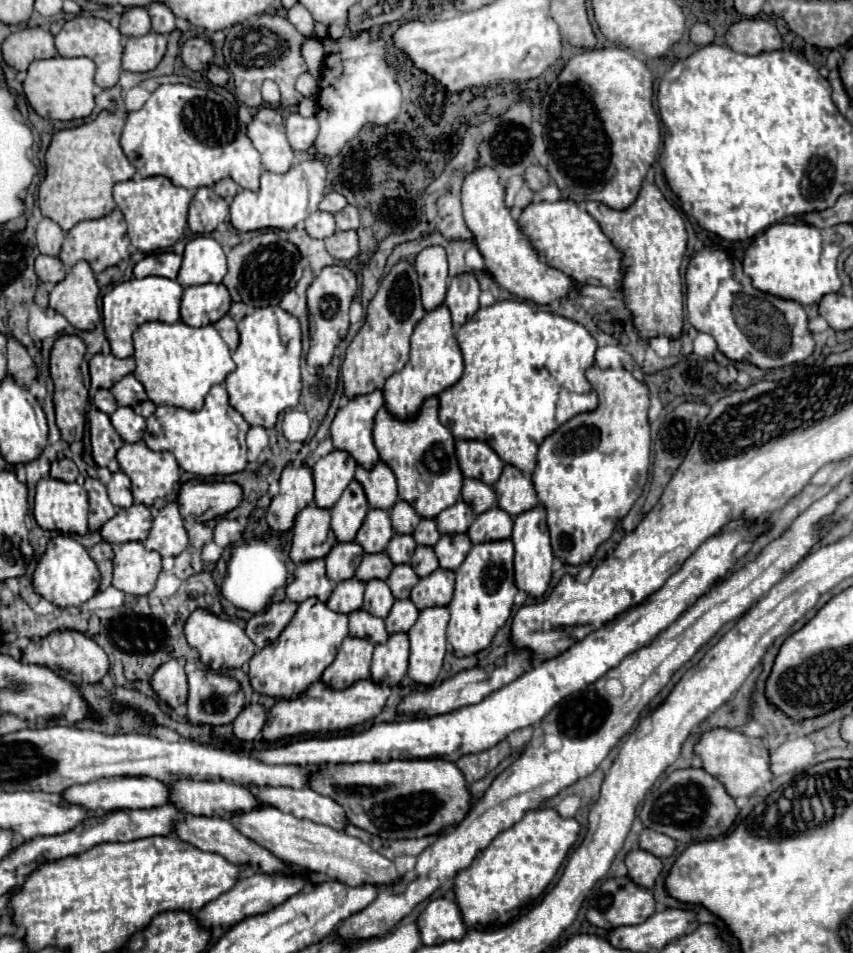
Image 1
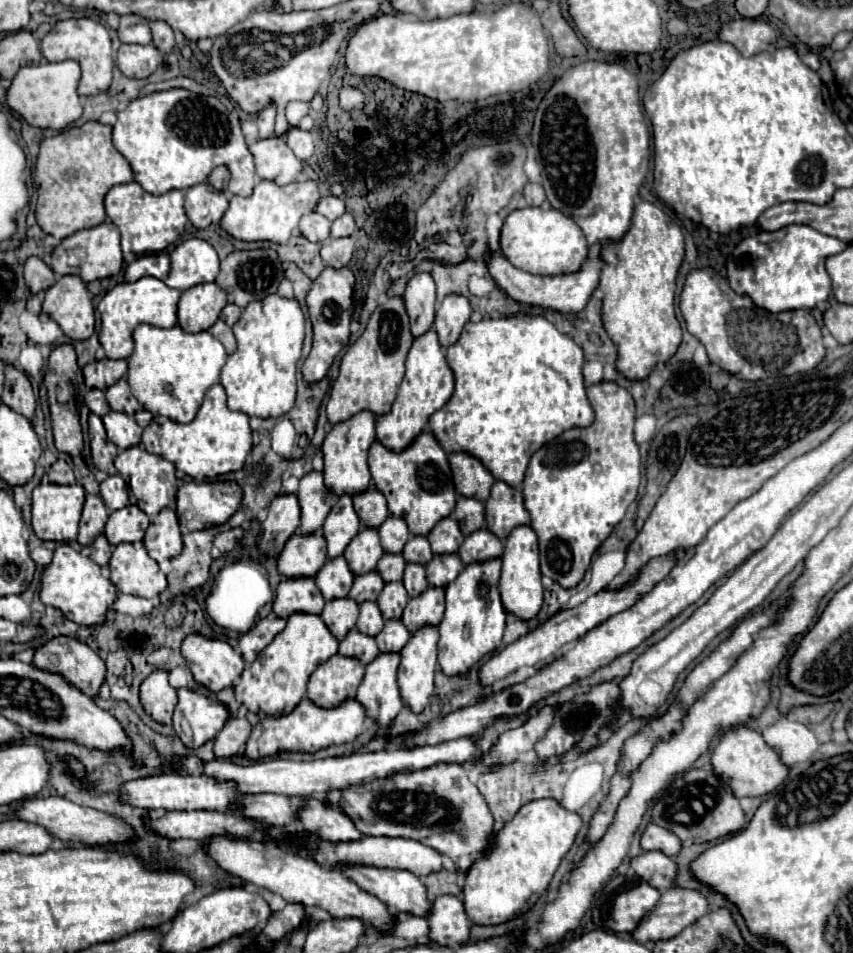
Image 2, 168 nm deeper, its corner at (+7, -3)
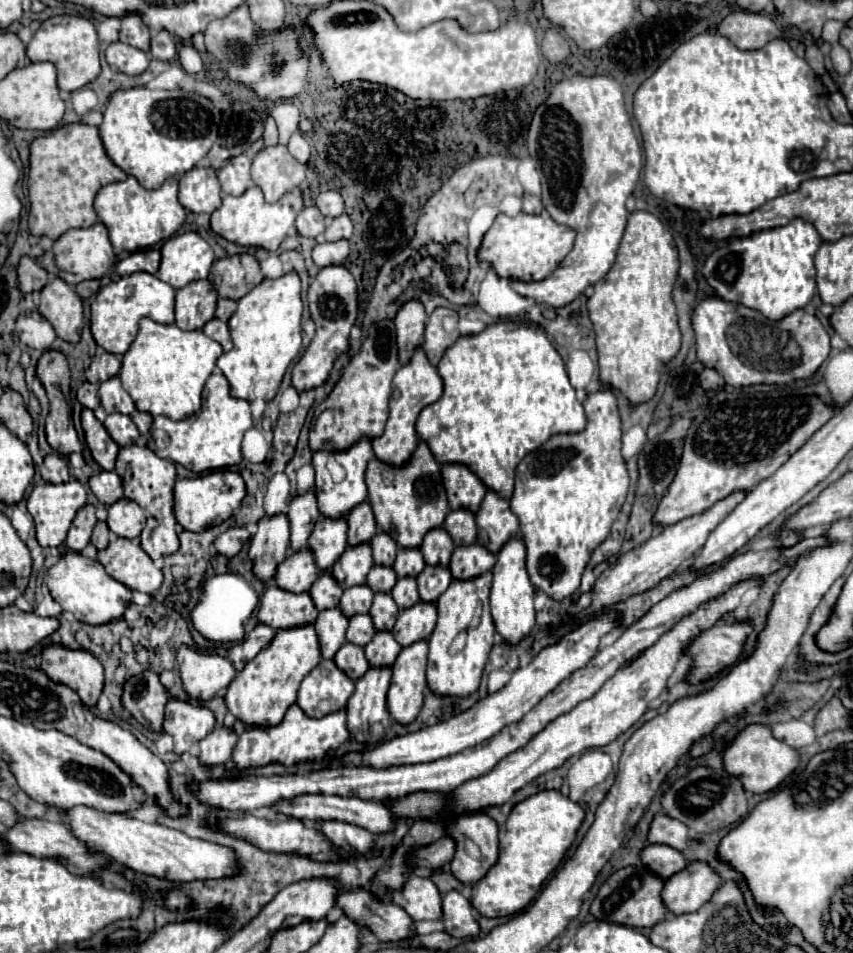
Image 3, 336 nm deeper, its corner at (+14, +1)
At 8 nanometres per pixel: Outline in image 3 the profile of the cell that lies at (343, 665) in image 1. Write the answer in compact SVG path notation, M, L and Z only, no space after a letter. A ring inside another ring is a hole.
M323 659L303 681L297 693L297 705L309 717L323 717L347 705L355 681L345 675L331 659Z

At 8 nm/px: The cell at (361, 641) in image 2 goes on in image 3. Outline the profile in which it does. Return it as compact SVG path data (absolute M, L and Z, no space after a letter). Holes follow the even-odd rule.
M345 643L341 645L341 649L335 655L335 663L341 671L345 671L351 679L359 679L367 669L369 669L369 661L365 659L365 651L359 645L353 643Z

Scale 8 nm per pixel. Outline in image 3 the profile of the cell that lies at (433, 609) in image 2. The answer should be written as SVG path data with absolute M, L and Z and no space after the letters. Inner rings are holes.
M419 601L413 607L407 607L401 611L391 633L403 647L407 647L419 639L427 639L435 627L435 623L437 623L435 603Z

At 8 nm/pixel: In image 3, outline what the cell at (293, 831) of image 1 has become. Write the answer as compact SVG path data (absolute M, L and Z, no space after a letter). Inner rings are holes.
M409 873L407 881L397 891L387 891L387 899L397 903L407 911L411 919L439 919L441 917L441 897L431 879L423 879Z

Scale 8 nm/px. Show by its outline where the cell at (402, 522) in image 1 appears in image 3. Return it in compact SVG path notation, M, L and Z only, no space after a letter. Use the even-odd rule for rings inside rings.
M377 531L377 535L371 539L371 549L373 549L373 559L379 565L393 565L395 553L397 553L397 543L395 539L385 533L385 531Z

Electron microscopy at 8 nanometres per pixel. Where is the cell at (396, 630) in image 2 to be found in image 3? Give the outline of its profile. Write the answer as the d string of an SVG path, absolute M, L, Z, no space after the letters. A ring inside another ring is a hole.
M377 631L373 639L365 645L365 655L371 667L393 665L401 651L401 645L393 639L391 631Z

